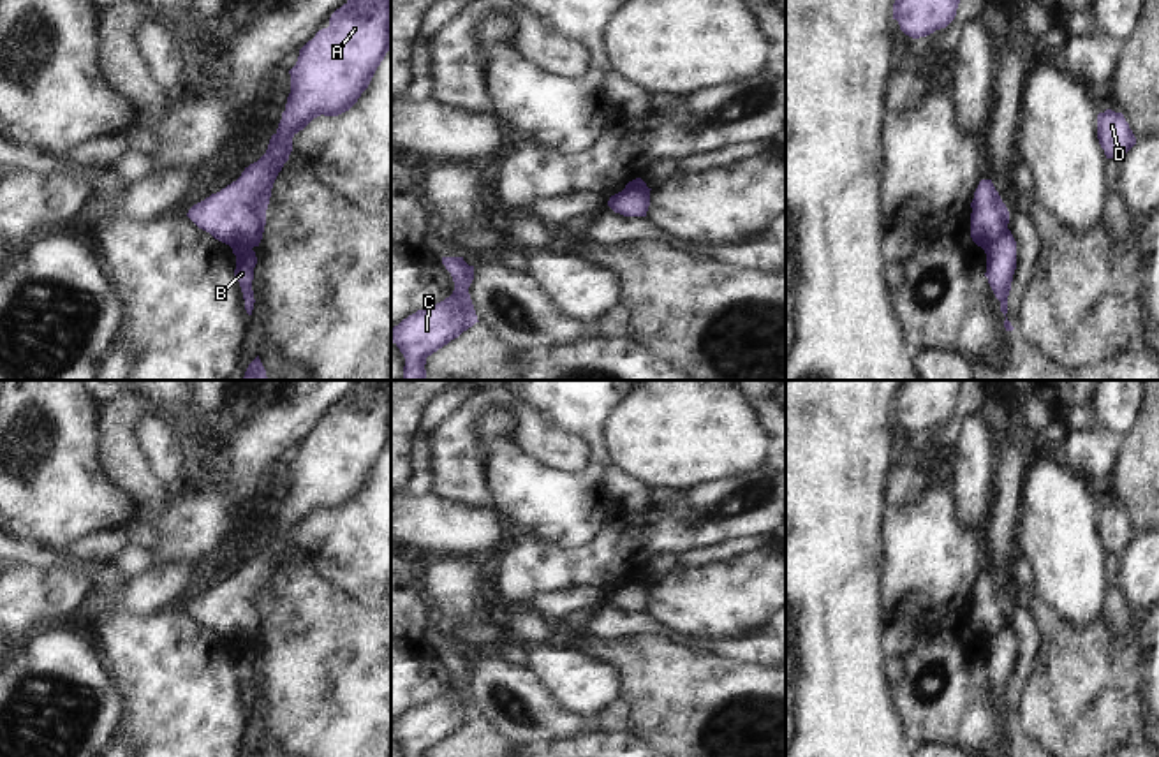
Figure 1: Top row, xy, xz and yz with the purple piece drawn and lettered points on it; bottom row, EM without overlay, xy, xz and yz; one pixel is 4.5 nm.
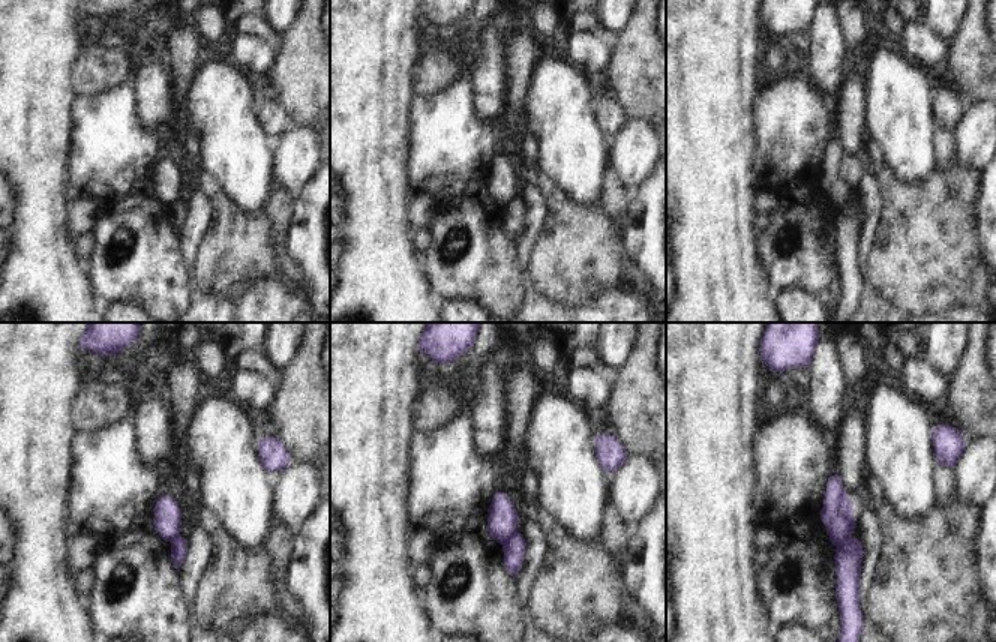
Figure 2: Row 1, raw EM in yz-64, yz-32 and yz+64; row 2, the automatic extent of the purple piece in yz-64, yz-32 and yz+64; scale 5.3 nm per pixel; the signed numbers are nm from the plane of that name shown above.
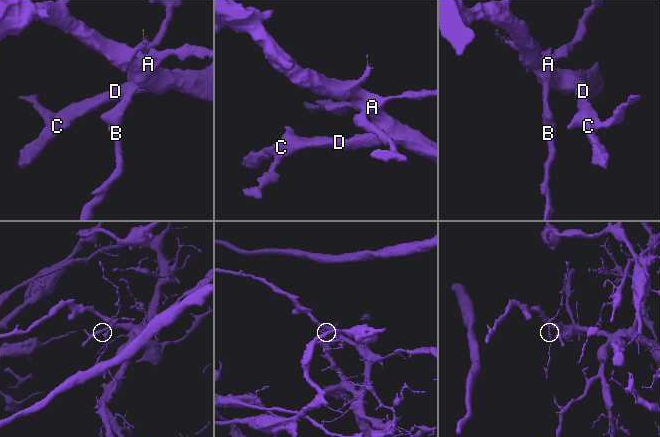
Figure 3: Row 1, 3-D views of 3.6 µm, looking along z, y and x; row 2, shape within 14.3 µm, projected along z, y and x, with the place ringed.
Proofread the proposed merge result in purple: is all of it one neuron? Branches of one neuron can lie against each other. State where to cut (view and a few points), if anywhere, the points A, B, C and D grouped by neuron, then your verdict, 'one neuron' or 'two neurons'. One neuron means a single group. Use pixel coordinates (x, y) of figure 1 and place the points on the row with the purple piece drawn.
cut yz (1006, 227), (983, 249); groups A C D / B; two neurons

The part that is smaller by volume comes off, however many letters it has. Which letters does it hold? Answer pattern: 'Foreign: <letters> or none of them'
Foreign: B

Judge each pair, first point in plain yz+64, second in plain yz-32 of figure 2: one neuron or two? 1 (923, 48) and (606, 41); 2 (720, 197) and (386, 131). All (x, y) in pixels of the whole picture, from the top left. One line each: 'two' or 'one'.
1: one
2: one

